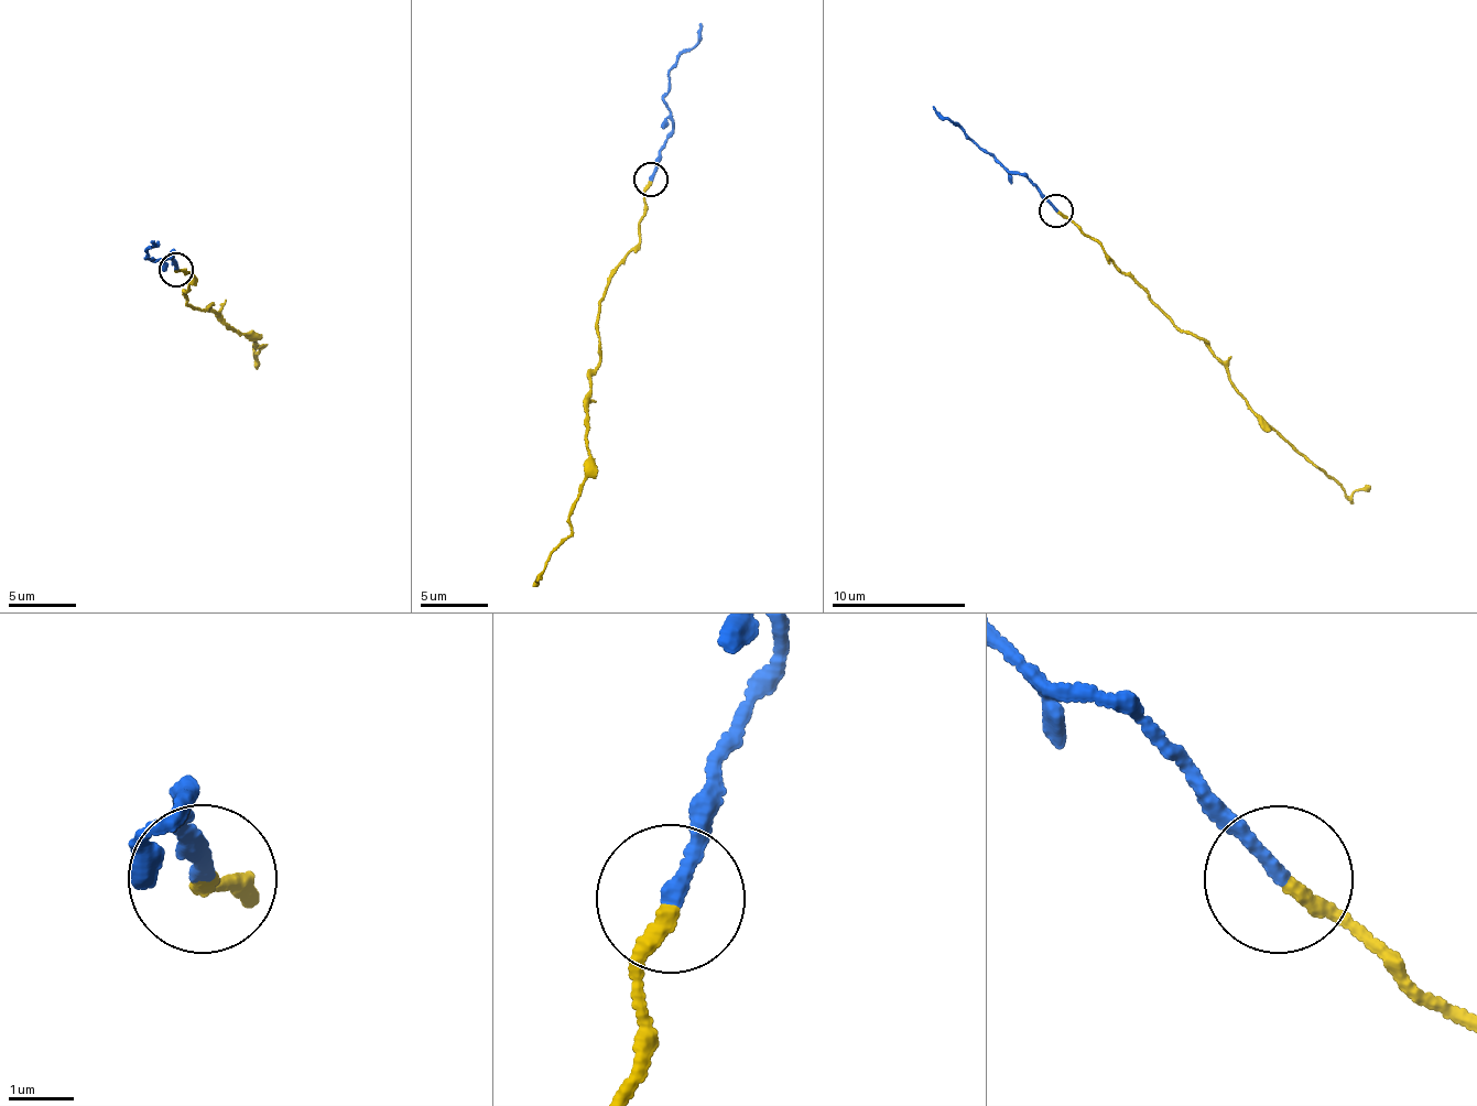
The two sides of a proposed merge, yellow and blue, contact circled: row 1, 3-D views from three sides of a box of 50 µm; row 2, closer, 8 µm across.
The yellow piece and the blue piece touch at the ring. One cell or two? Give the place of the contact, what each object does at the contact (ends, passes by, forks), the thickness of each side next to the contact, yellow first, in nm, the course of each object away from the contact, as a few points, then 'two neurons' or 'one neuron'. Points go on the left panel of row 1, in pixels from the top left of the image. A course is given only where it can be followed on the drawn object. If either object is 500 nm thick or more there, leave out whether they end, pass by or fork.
place (176, 269); yellow ends; blue ends; calibres 220 and 200 nm; course yellow (175, 269), (192, 277), (187, 304), (207, 310), (212, 303), (220, 322), (263, 345), (254, 361), (254, 342); course blue (175, 269), (174, 252), (169, 261), (153, 260), (147, 256), (156, 244), (154, 241); two neurons

